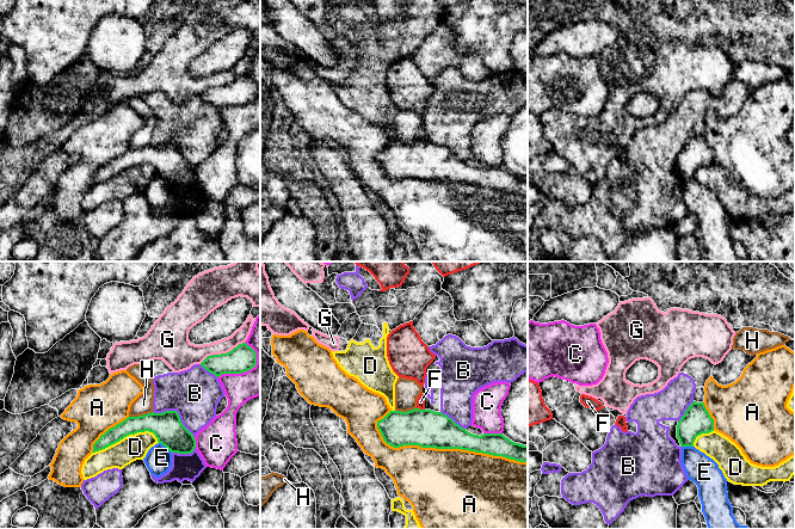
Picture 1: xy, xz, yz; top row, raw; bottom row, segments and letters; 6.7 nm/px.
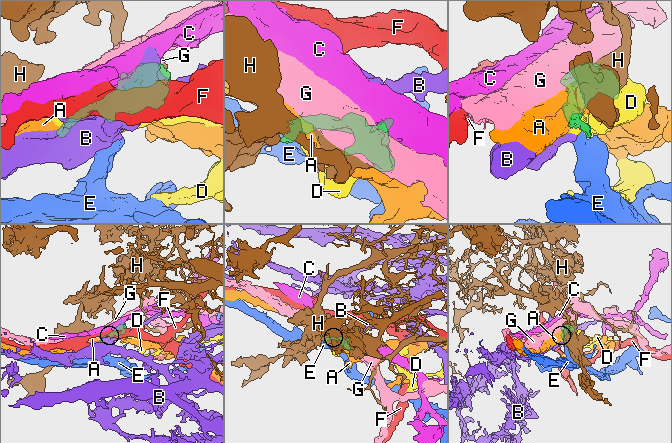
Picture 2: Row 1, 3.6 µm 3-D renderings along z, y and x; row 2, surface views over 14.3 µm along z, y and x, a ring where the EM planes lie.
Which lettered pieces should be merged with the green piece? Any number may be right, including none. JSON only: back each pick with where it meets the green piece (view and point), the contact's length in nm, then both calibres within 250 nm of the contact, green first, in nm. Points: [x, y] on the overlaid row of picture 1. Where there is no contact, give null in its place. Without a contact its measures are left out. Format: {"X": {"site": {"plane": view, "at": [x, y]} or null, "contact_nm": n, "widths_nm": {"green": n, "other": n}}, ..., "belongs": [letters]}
{"belongs": []}

